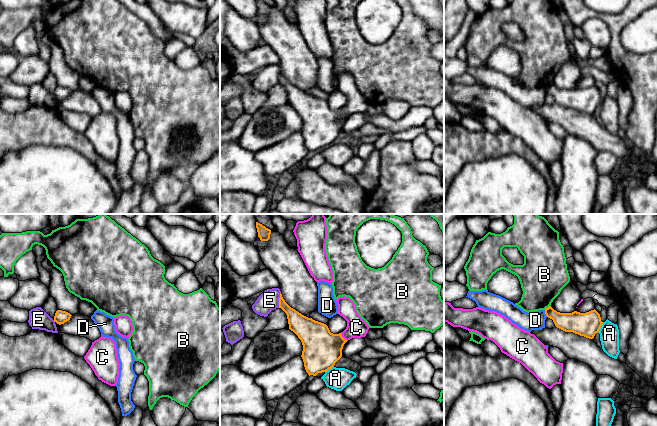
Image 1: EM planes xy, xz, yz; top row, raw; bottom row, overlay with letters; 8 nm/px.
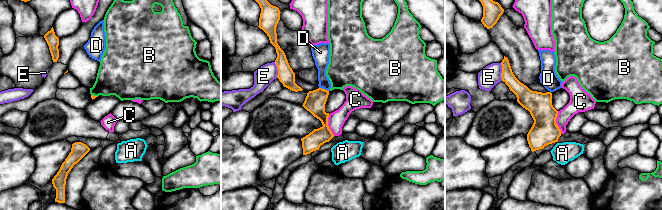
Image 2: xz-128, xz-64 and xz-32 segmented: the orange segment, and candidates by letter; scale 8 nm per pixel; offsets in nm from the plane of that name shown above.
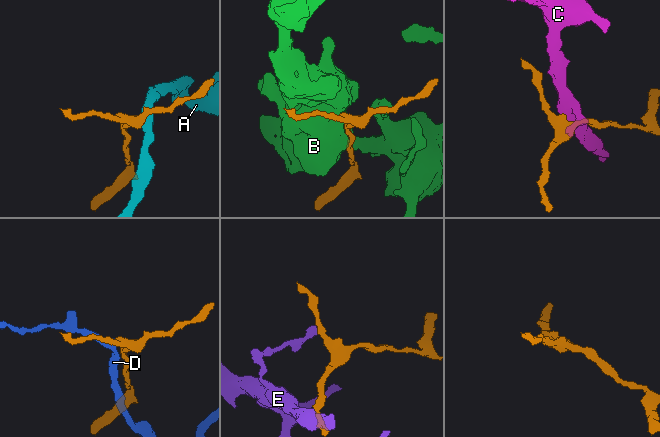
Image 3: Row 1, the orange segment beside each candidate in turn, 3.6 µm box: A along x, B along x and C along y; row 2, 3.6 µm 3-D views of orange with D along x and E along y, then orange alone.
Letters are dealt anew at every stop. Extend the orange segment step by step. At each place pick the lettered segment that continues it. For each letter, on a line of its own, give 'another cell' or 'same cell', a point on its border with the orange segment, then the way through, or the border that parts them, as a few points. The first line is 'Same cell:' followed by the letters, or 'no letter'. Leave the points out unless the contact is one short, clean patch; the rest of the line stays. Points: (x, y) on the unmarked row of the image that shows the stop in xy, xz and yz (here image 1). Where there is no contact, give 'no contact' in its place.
Same cell: no letter
A: another cell | yz (600, 103) | along yz (603, 98), (597, 108)
B: another cell | yz (548, 83)
C: another cell | xz (342, 113) | along xz (340, 109), (347, 116)
D: another cell | yz (545, 89) | along yz (544, 86), (547, 92)
E: another cell | xz (279, 76) | along xz (280, 68), (278, 83)

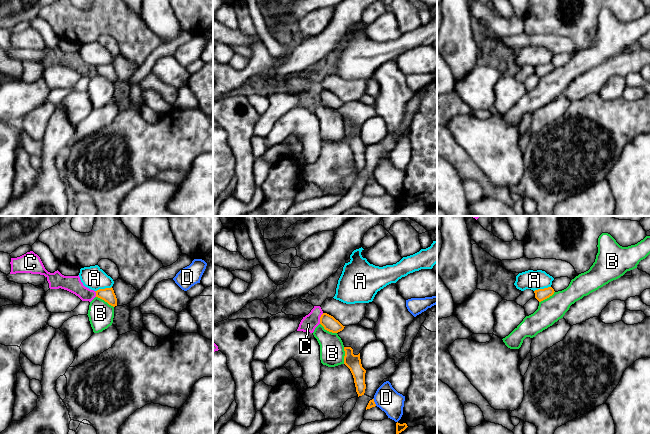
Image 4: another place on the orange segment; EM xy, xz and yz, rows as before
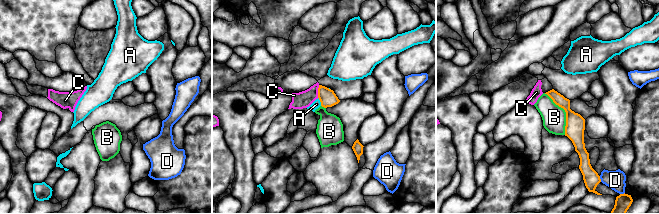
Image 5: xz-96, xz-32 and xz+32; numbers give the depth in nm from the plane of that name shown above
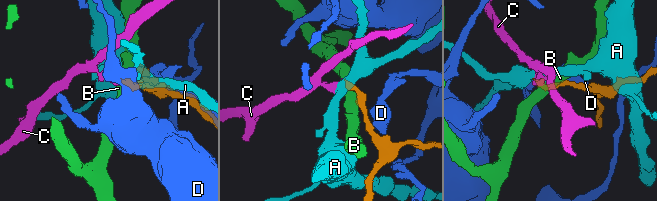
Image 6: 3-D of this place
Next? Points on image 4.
Same cell: no letter
A: another cell | xy (103, 65) | along xy (111, 62), (99, 64), (95, 67)
B: another cell | xy (105, 77) | along xy (96, 72), (113, 83)
C: another cell | xz (320, 94) | along xz (323, 89), (319, 99)
D: another cell | xz (374, 178)

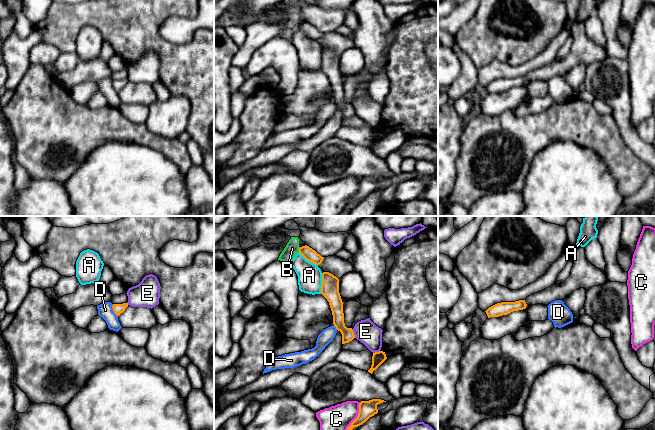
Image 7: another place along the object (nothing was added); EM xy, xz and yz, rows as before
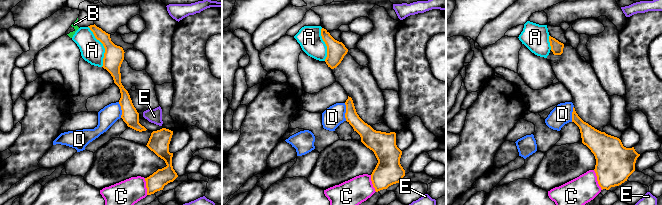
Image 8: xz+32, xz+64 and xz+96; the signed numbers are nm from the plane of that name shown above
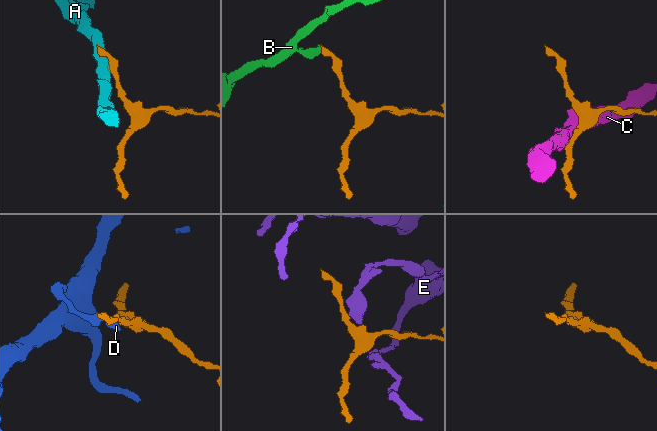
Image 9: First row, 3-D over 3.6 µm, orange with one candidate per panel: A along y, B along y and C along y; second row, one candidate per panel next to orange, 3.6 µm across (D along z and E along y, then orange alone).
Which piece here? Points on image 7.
Same cell: no letter
A: another cell | xz (322, 59) | along xz (322, 49), (320, 69)
B: another cell | xz (299, 25) | along xz (298, 23), (299, 27)
C: another cell | xz (357, 193)
D: another cell | xy (113, 86) | along xy (112, 80), (112, 86), (117, 92)
E: another cell | xz (353, 109)

